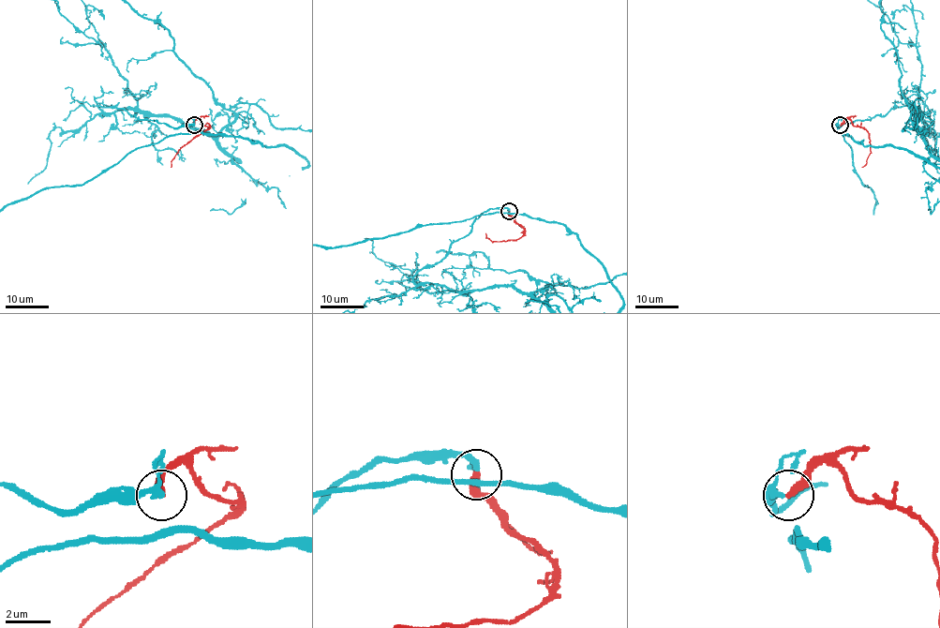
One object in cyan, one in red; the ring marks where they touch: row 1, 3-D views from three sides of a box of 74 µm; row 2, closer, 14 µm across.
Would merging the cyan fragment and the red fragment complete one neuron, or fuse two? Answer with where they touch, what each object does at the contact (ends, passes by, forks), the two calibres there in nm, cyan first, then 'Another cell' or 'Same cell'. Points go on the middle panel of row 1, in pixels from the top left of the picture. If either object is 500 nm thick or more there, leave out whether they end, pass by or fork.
Place: (509, 211). At the ring cyan forks. At the ring red ends. Thickness 160 nm (cyan) against 360 nm. Same cell

